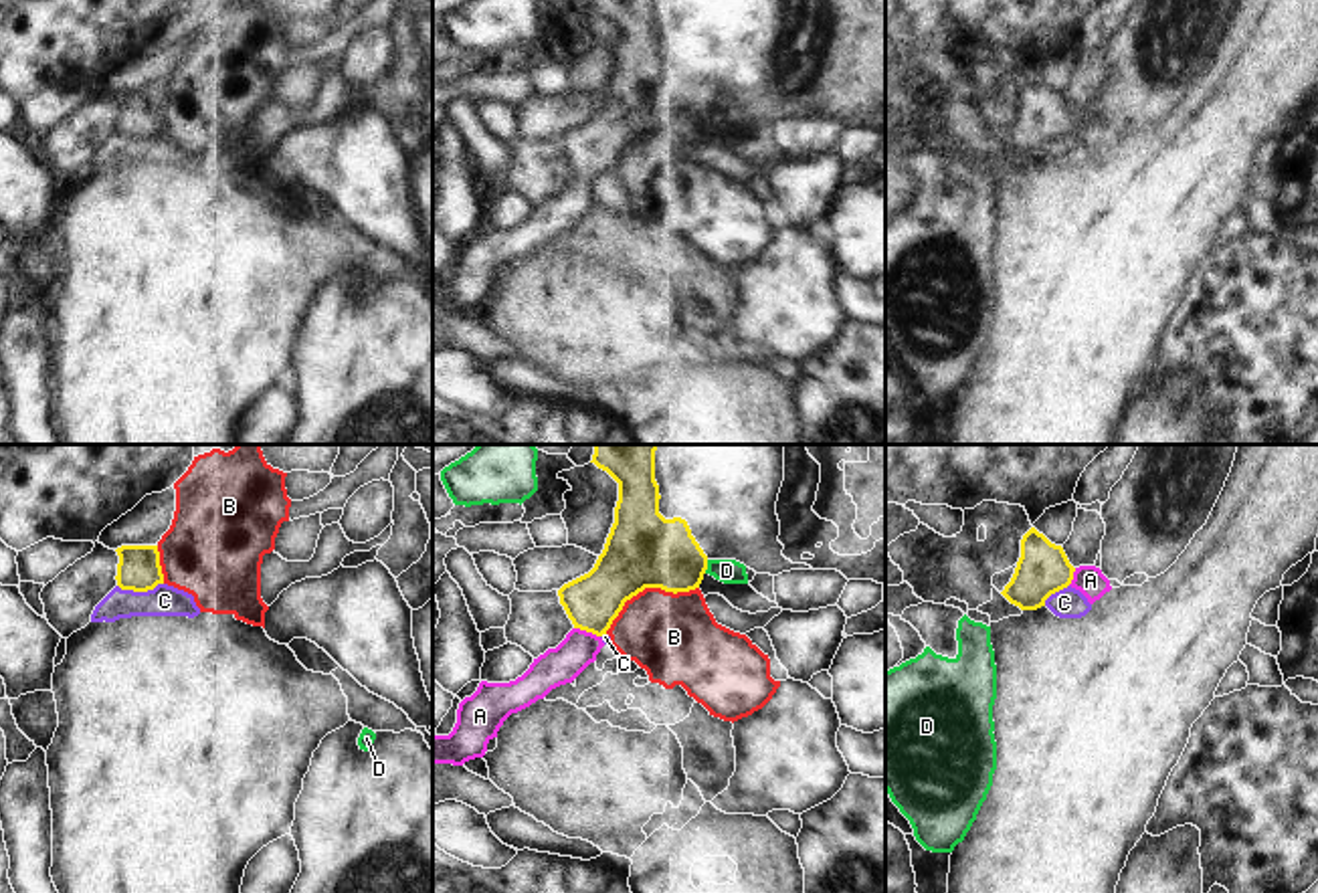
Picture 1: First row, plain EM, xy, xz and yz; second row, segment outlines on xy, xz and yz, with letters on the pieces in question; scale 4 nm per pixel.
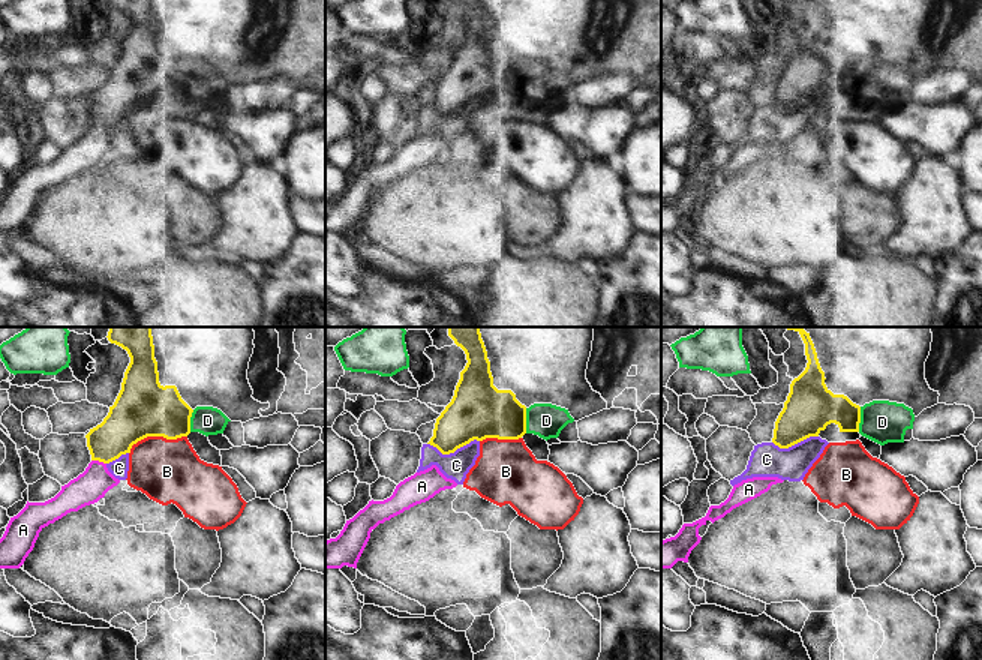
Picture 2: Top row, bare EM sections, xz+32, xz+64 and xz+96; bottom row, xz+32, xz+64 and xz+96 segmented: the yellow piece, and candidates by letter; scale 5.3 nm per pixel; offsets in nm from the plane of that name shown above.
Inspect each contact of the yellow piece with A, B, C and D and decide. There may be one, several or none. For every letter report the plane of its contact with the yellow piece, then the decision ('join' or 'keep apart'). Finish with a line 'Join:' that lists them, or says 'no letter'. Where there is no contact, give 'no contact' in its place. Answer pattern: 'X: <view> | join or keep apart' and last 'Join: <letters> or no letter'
A: xz | join
B: xz | keep apart
C: xy | keep apart
D: xz | keep apart
Join: A

